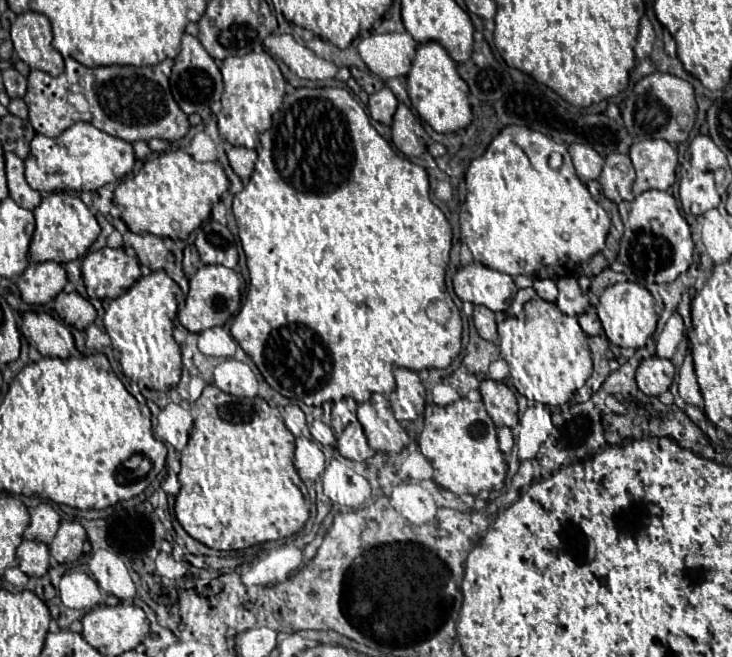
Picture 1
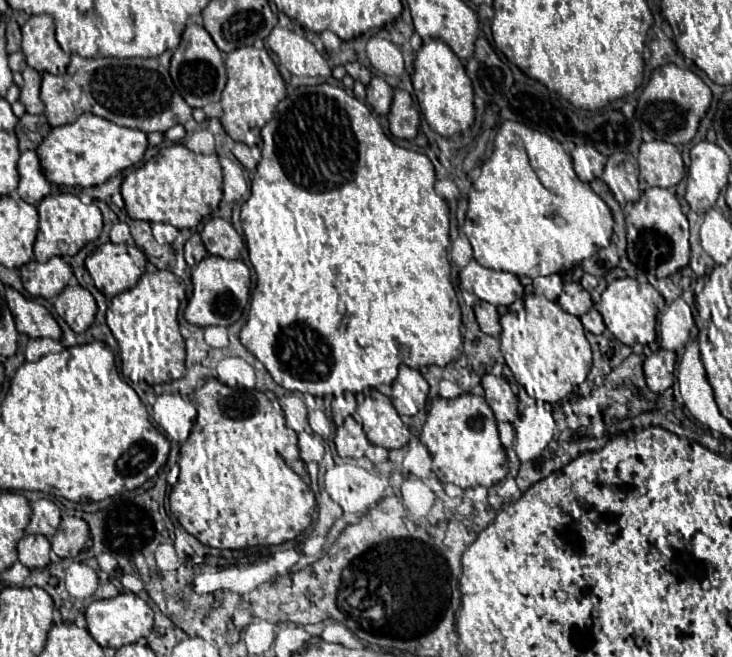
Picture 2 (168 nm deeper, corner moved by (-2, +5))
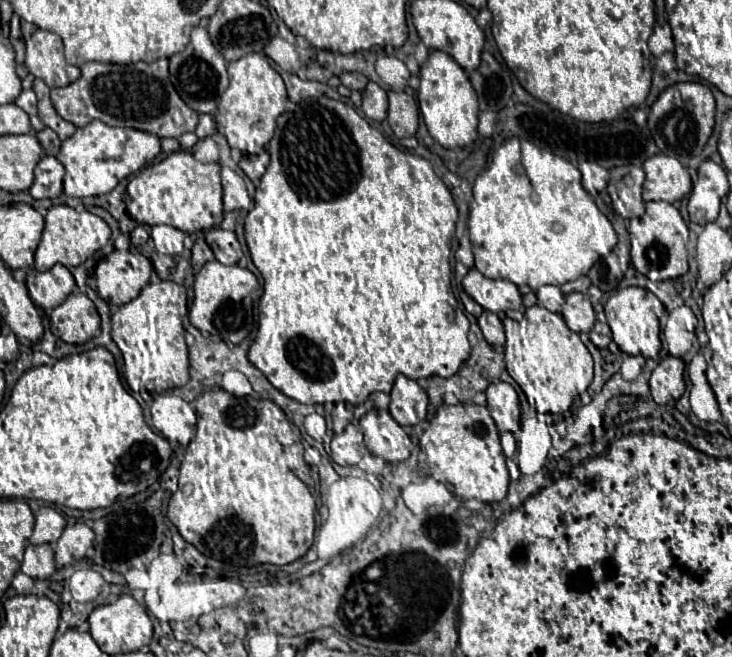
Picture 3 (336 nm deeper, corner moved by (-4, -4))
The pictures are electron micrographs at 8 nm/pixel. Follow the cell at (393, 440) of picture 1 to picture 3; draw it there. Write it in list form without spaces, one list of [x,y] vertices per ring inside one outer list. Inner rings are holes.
[[[372,409],[368,411],[362,419],[360,419],[360,431],[364,433],[364,443],[368,447],[368,451],[376,457],[382,457],[388,463],[400,463],[406,461],[414,449],[410,437],[406,435],[406,431],[392,419],[392,415],[384,409]]]

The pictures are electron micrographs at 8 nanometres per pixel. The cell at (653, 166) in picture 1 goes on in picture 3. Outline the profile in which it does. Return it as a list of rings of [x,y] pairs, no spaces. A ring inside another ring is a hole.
[[[654,155],[644,163],[644,201],[680,201],[690,193],[692,181],[688,169],[674,157]]]

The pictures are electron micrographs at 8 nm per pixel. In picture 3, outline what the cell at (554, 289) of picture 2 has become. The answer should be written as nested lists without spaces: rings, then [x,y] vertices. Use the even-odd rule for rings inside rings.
[[[544,285],[544,287],[536,289],[536,297],[538,297],[538,305],[542,305],[548,311],[560,313],[562,303],[564,303],[564,295],[562,295],[562,291],[558,287]]]

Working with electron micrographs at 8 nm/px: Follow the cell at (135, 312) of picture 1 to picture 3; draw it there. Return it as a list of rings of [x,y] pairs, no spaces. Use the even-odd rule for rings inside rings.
[[[168,280],[148,283],[136,299],[112,315],[112,339],[122,351],[124,378],[133,392],[160,393],[188,383],[188,347],[182,324],[187,315],[185,288]]]

